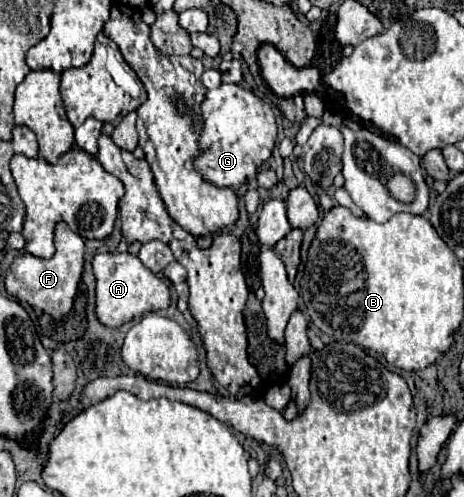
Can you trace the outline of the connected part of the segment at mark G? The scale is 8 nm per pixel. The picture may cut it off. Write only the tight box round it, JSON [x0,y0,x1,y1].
[192,84,278,190]

